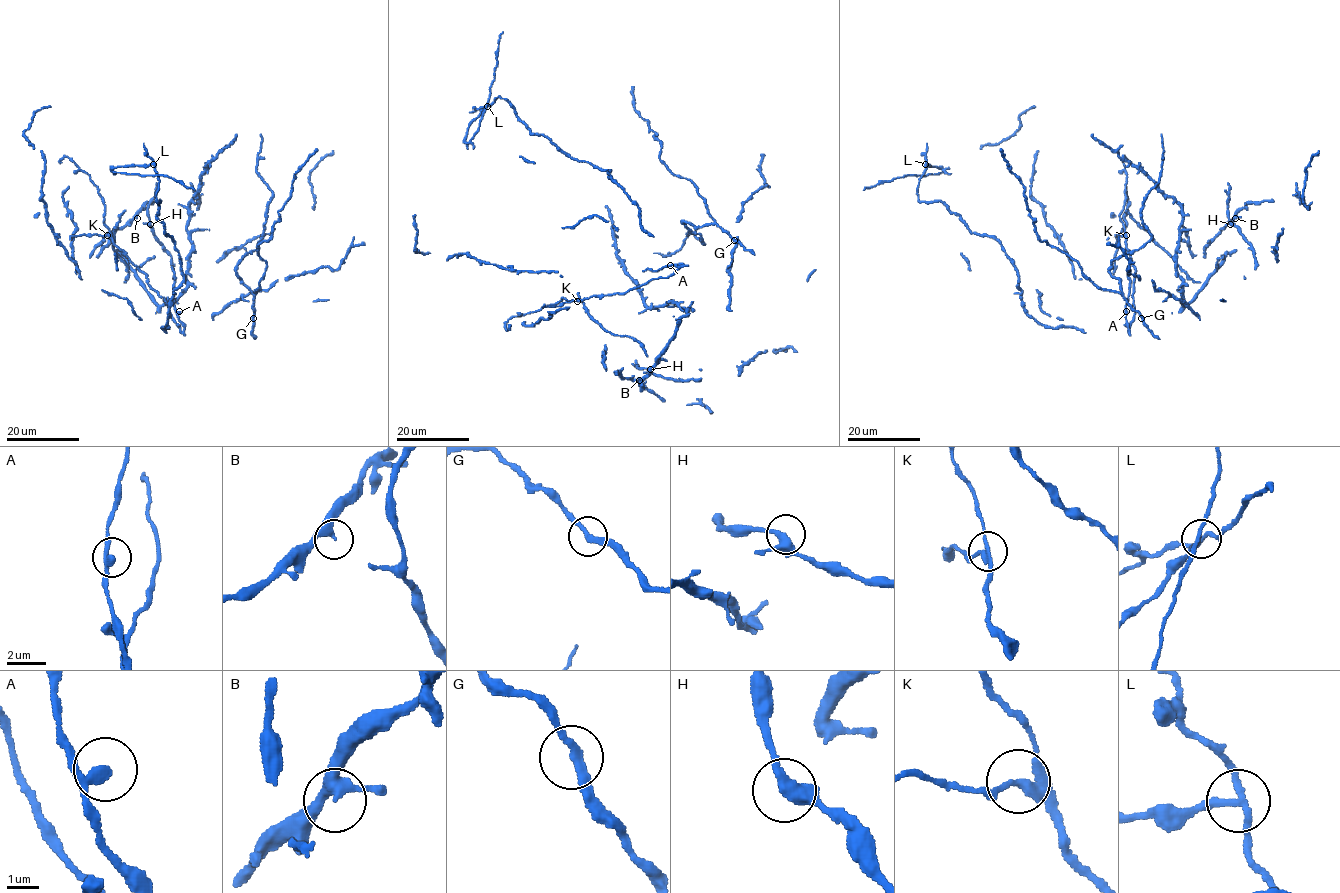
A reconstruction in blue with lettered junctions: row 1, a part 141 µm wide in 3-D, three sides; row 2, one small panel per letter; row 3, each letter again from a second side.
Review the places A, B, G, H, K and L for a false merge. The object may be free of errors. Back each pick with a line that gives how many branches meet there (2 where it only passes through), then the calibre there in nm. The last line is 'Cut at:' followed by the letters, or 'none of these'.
L: 3 branches meet; 200 nm thick
Cut at: L

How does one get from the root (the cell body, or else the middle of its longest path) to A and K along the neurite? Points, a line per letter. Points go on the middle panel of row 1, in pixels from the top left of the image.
A: (597, 296), (624, 293), (652, 279), (671, 276), (685, 265), (670, 265)
K: (597, 296), (577, 301)

